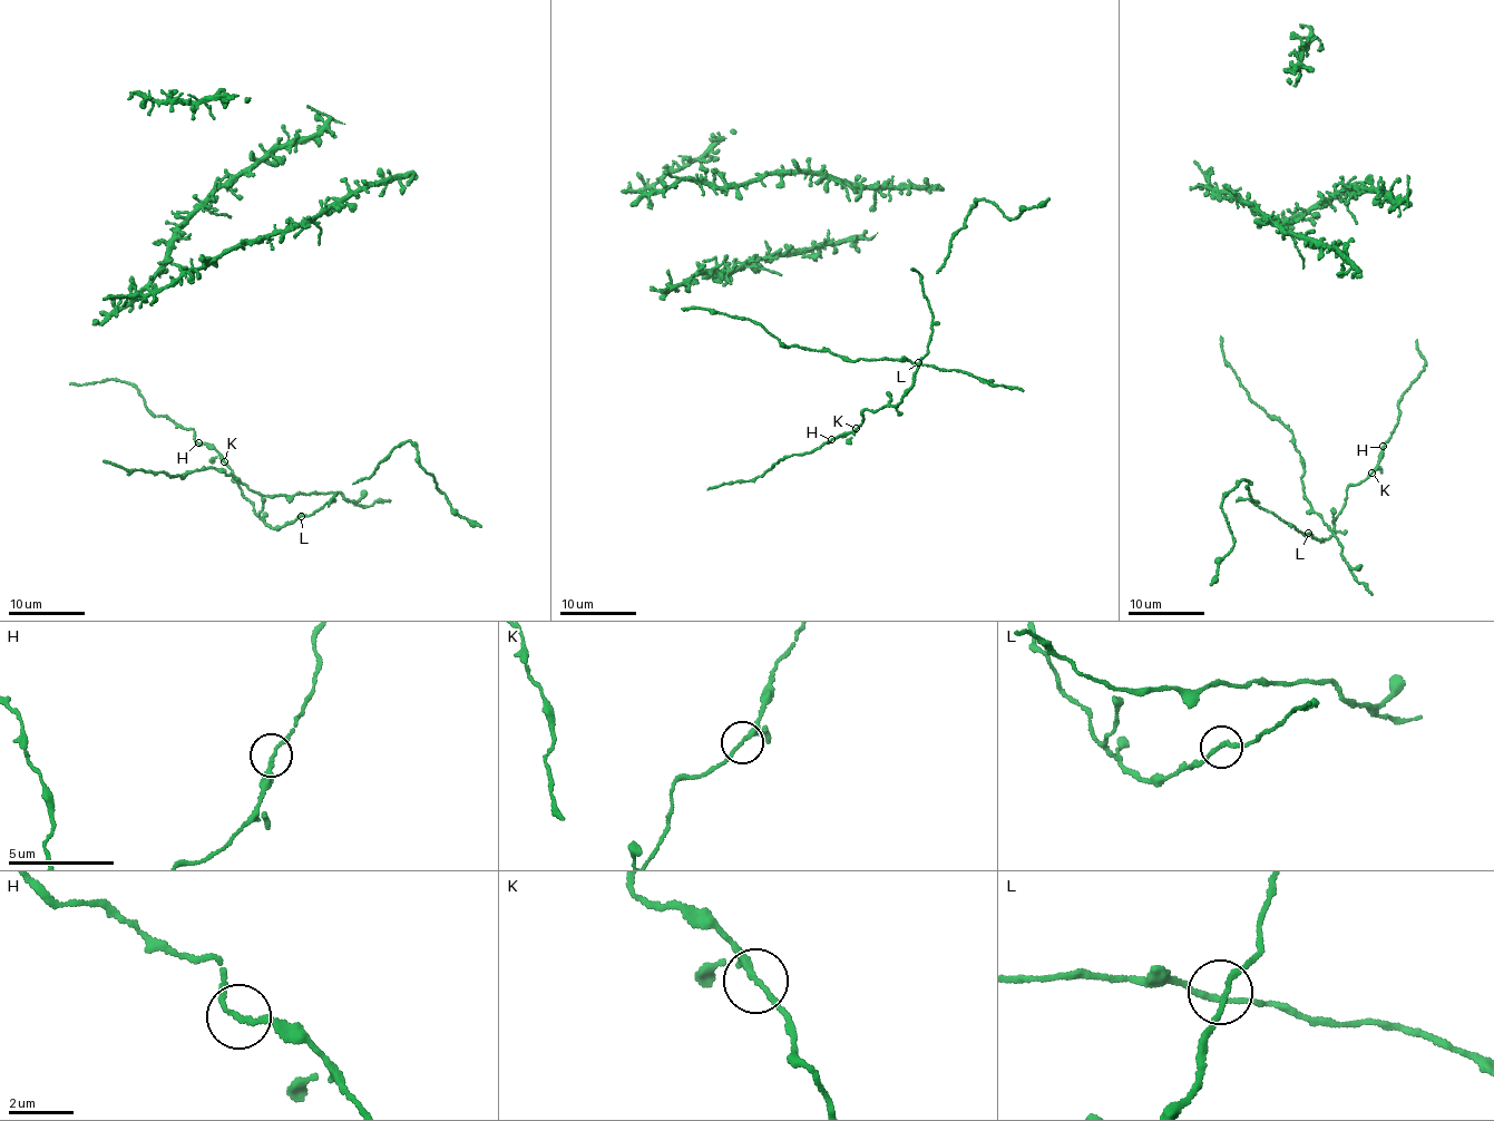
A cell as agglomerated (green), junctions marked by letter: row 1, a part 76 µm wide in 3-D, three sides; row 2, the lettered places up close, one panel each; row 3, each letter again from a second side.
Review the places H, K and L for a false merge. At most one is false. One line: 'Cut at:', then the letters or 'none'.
Cut at: none

